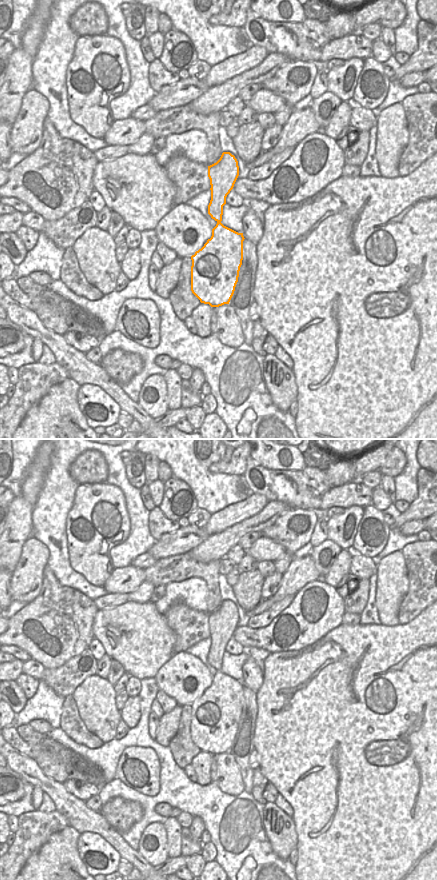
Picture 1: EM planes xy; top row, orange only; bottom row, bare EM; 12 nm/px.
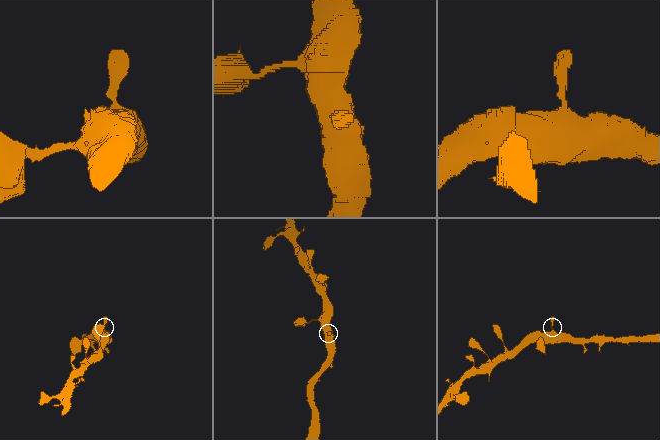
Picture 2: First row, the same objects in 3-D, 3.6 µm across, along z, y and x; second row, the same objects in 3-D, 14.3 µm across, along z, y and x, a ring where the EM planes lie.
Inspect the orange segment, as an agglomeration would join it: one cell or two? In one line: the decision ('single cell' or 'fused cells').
single cell

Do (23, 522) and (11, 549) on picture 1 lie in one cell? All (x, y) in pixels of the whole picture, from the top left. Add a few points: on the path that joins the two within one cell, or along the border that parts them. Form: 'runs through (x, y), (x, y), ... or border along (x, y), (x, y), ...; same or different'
runs through (19, 529), (18, 542); same

